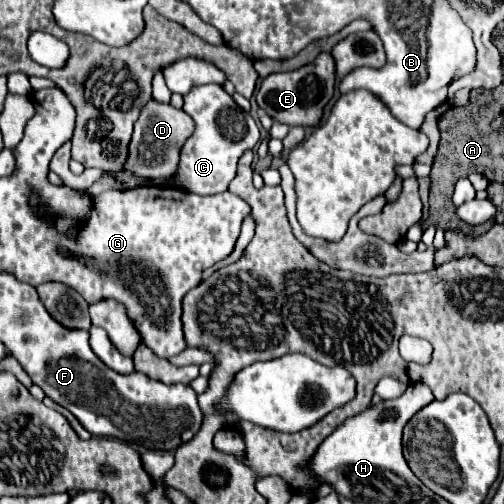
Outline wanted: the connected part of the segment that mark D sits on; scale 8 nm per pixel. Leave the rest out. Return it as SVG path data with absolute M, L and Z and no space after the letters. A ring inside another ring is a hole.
M150 100L142 108L140 118L134 124L134 136L130 142L130 156L128 156L128 166L126 166L128 172L118 174L118 178L128 188L134 188L136 182L130 174L146 176L150 180L172 176L180 162L180 148L184 146L184 140L188 140L188 136L192 136L192 132L194 132L194 120L184 110L178 110L172 104L162 104L162 102Z

